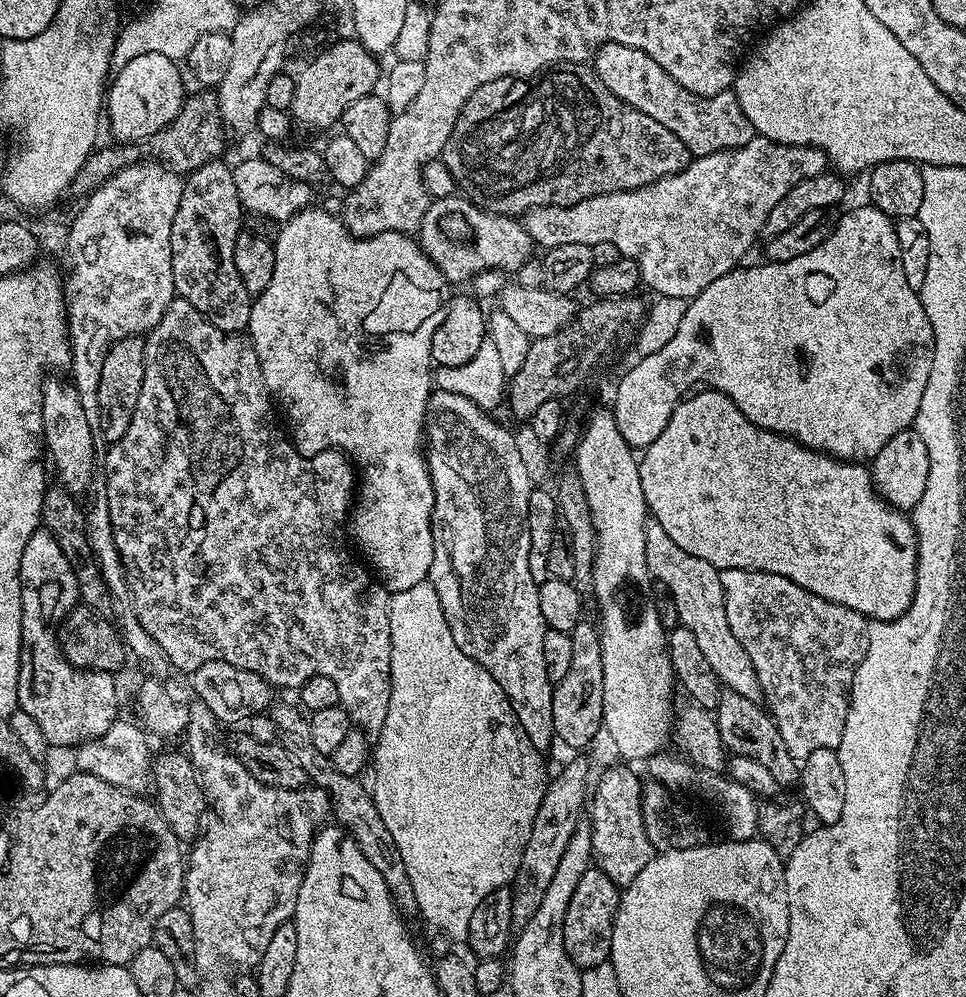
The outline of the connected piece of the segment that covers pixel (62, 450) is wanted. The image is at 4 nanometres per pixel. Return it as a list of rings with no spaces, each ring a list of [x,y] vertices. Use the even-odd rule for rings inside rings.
[[[70,382],[64,384],[49,383],[44,390],[44,448],[52,455],[52,464],[56,467],[56,476],[59,483],[73,496],[80,498],[82,494],[92,484],[92,432],[94,436],[94,426],[86,418],[86,412],[82,410],[80,396],[76,392],[76,387]]]

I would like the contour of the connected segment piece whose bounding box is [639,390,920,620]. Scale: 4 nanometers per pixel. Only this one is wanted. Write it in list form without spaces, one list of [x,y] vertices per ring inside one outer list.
[[[696,390],[685,396],[670,414],[670,422],[666,422],[666,430],[662,430],[662,434],[658,434],[658,438],[654,438],[654,442],[650,442],[650,446],[643,449],[639,461],[640,477],[642,478],[642,494],[648,503],[651,519],[655,521],[655,523],[660,524],[662,530],[666,530],[666,534],[670,534],[670,538],[674,538],[674,542],[678,542],[678,546],[682,546],[682,550],[686,550],[686,554],[694,554],[694,558],[702,558],[702,562],[710,562],[717,570],[737,568],[738,570],[754,570],[755,572],[782,574],[782,578],[790,578],[790,582],[798,582],[798,586],[802,586],[806,590],[818,594],[818,598],[826,598],[830,602],[838,602],[842,606],[846,606],[850,610],[856,610],[858,614],[862,614],[865,618],[871,618],[872,620],[893,620],[901,616],[903,612],[906,612],[908,607],[912,605],[912,599],[916,593],[916,563],[918,562],[918,546],[920,545],[916,540],[916,528],[913,526],[911,519],[909,519],[901,509],[894,507],[893,504],[887,504],[886,501],[880,497],[880,493],[876,491],[873,485],[872,473],[863,463],[838,460],[834,456],[827,456],[824,452],[815,452],[814,449],[808,448],[804,444],[790,439],[788,436],[779,436],[776,432],[759,428],[754,422],[750,422],[750,418],[746,418],[746,414],[742,414],[742,410],[738,410],[738,406],[734,406],[734,402],[729,396],[715,390]]]

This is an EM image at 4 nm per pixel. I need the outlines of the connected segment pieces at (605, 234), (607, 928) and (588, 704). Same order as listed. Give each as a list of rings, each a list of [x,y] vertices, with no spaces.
[[[756,136],[746,142],[746,146],[697,156],[678,174],[641,188],[586,198],[565,208],[532,208],[524,213],[522,223],[533,243],[539,247],[541,244],[544,250],[566,246],[566,242],[590,245],[611,242],[613,246],[618,246],[623,259],[636,263],[641,281],[649,284],[657,297],[669,296],[689,301],[706,290],[714,278],[722,278],[722,274],[732,271],[743,261],[740,259],[755,246],[756,239],[761,239],[770,210],[774,210],[774,206],[778,206],[778,202],[782,202],[782,198],[786,198],[798,182],[806,182],[806,178],[814,178],[828,167],[828,156],[820,148],[779,144],[765,136]]]
[[[590,867],[582,878],[578,878],[578,887],[574,889],[574,898],[566,906],[566,918],[562,926],[562,938],[570,962],[583,970],[599,964],[609,963],[614,938],[614,918],[620,905],[621,889],[598,867]]]
[[[588,618],[581,619],[570,634],[570,670],[562,682],[554,685],[554,730],[556,740],[568,748],[584,748],[596,735],[601,735],[604,722],[604,687],[602,686],[602,642],[600,630]]]

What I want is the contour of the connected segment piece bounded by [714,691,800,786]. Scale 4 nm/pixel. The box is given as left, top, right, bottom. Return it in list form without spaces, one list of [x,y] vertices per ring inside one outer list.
[[[725,691],[714,709],[714,715],[718,733],[721,734],[721,742],[729,753],[762,762],[762,766],[770,770],[774,782],[778,782],[781,786],[799,785],[800,764],[790,754],[790,750],[786,750],[786,742],[782,742],[782,734],[776,721],[757,701],[742,698],[742,694]]]

